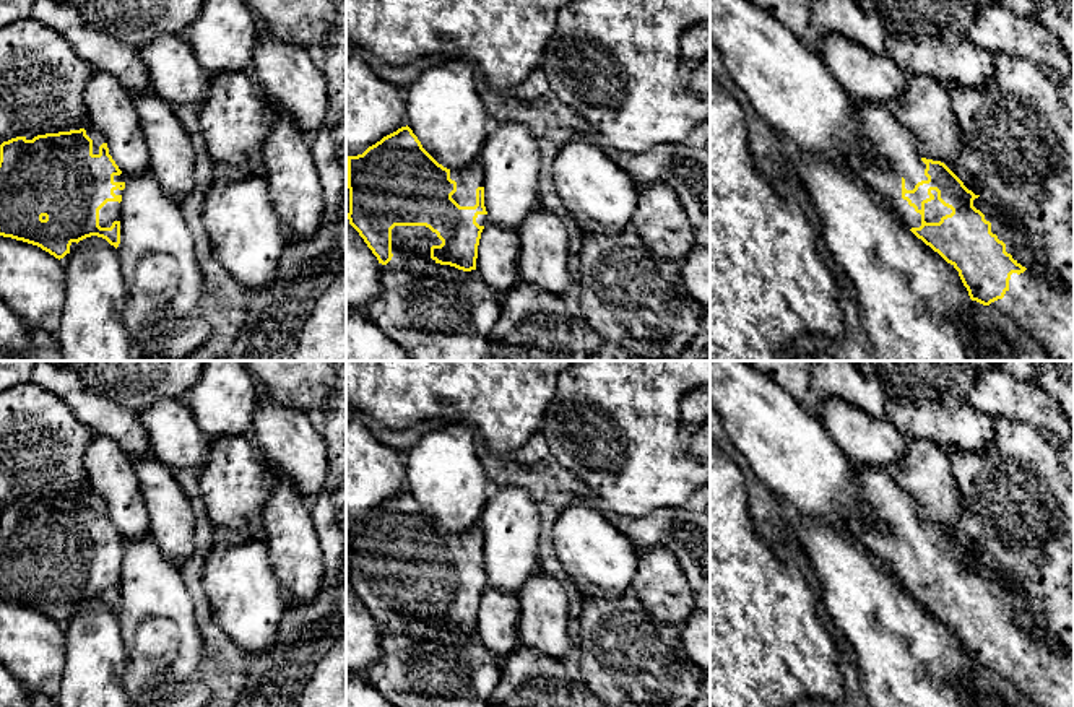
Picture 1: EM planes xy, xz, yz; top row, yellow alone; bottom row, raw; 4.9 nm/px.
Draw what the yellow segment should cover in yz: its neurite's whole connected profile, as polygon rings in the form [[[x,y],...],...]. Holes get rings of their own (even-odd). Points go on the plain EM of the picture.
[[[853,463],[855,483],[874,509],[871,523],[850,522],[851,536],[861,543],[918,603],[938,616],[957,635],[972,665],[1012,684],[1038,707],[1074,707],[1074,655],[1055,635],[1051,642],[1032,639],[1012,622],[1025,601],[1011,582],[983,579],[973,570],[975,559],[941,525],[920,518],[915,497],[886,468]]]

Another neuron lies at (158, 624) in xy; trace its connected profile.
[[[149,531],[125,543],[120,566],[120,635],[127,665],[123,687],[136,707],[206,707],[214,691],[201,679],[205,640],[198,629],[195,603],[180,567],[158,548]]]

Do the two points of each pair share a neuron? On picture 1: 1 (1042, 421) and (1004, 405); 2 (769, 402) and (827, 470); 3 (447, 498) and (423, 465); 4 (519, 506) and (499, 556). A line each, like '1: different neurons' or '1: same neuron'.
1: same neuron
2: same neuron
3: same neuron
4: same neuron

